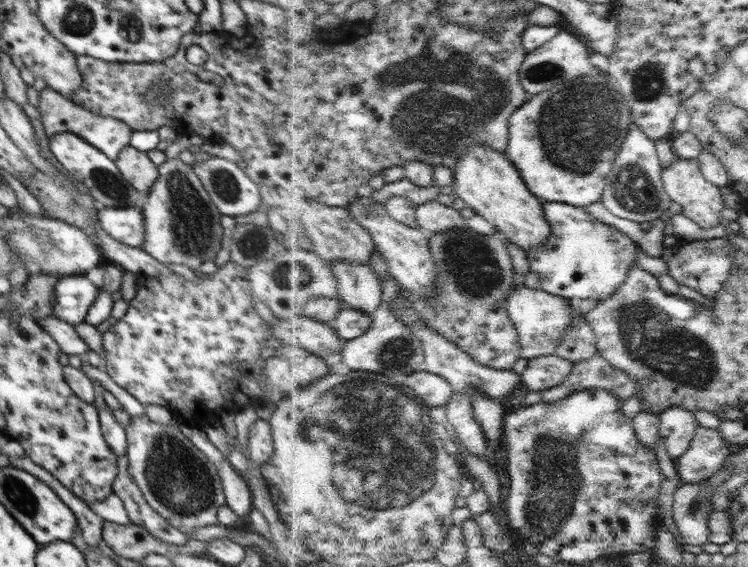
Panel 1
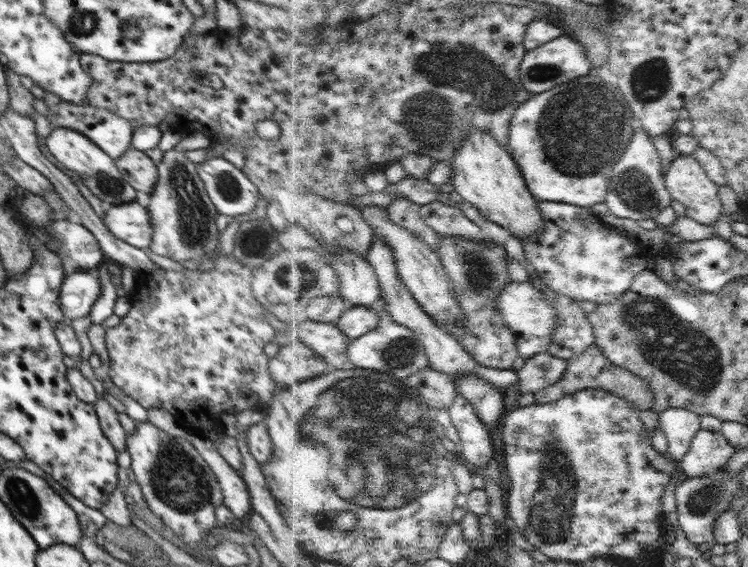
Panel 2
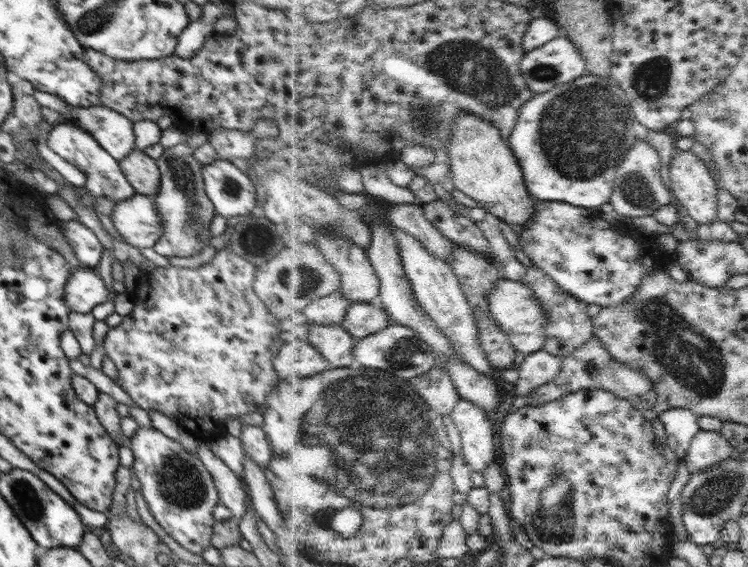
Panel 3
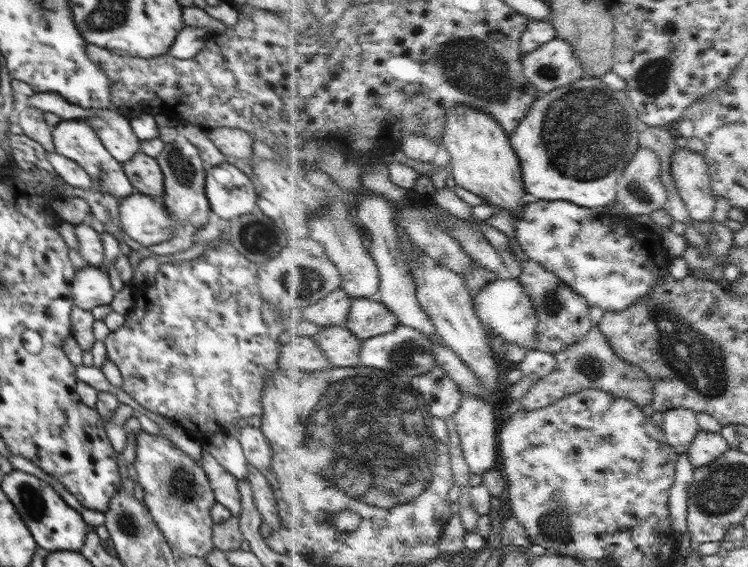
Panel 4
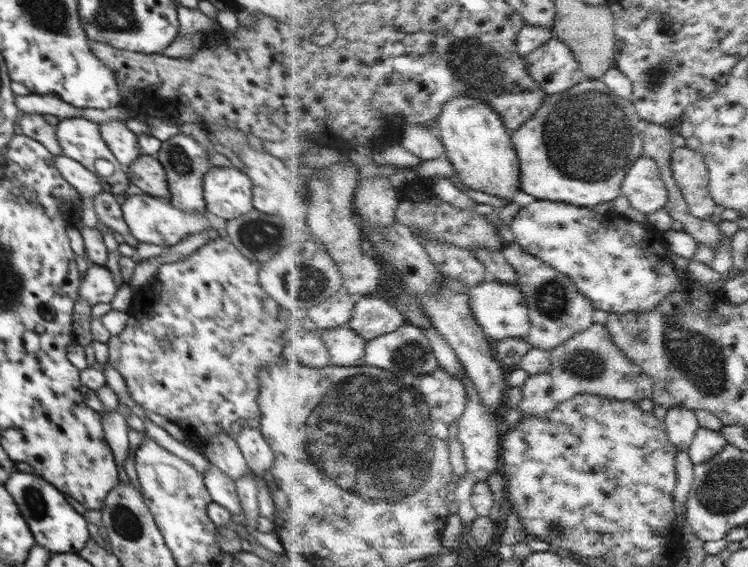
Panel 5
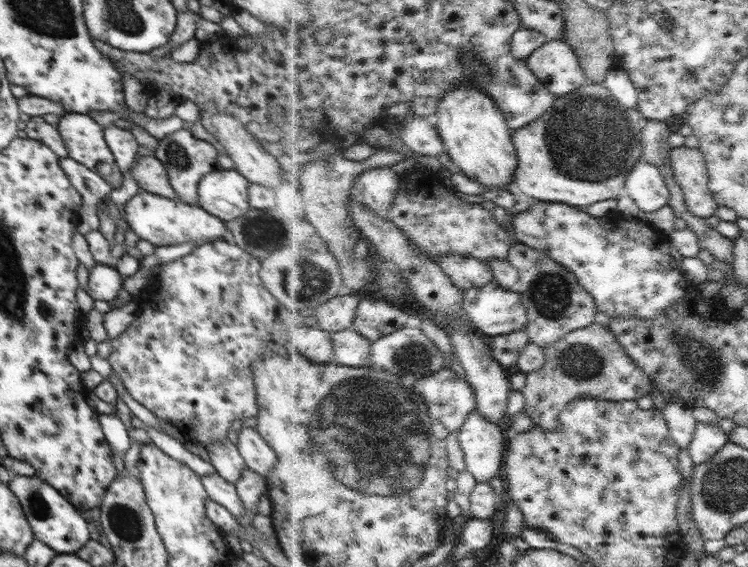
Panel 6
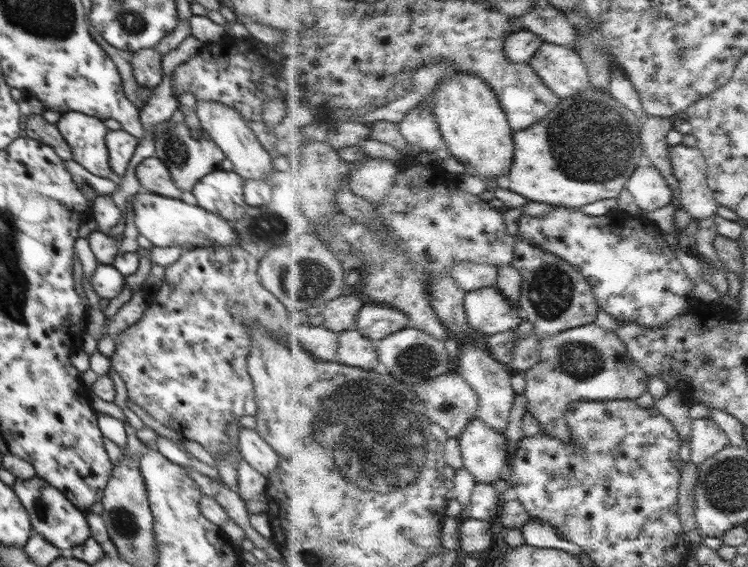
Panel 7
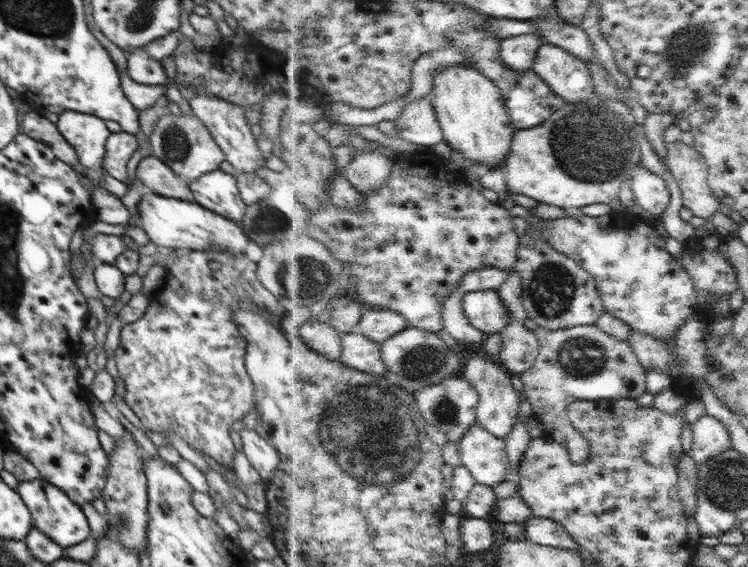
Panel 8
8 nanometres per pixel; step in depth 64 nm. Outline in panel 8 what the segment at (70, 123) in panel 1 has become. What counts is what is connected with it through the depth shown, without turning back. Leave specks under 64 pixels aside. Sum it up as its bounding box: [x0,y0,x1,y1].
[104,132,139,184]

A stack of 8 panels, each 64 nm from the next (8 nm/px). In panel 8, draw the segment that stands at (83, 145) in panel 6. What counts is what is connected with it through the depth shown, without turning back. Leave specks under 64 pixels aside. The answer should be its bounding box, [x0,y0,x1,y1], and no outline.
[55,111,111,171]

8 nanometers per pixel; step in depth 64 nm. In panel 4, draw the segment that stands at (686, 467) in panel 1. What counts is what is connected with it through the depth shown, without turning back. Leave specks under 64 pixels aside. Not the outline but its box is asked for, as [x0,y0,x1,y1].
[689,430,732,467]

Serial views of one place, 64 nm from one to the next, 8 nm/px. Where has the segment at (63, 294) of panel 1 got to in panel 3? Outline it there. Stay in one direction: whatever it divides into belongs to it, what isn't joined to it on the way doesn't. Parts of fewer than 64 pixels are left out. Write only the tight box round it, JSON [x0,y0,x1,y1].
[64,268,110,313]

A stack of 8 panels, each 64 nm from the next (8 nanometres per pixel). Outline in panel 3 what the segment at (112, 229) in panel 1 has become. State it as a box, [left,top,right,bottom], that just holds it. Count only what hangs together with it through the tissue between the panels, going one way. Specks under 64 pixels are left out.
[110,193,162,248]

